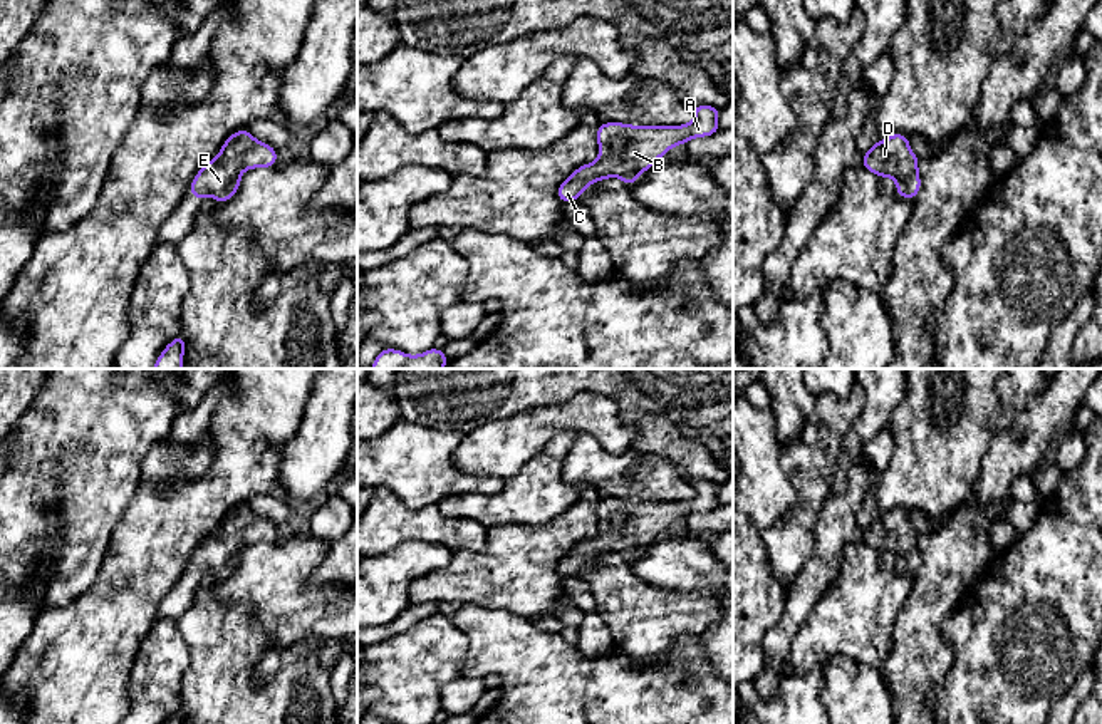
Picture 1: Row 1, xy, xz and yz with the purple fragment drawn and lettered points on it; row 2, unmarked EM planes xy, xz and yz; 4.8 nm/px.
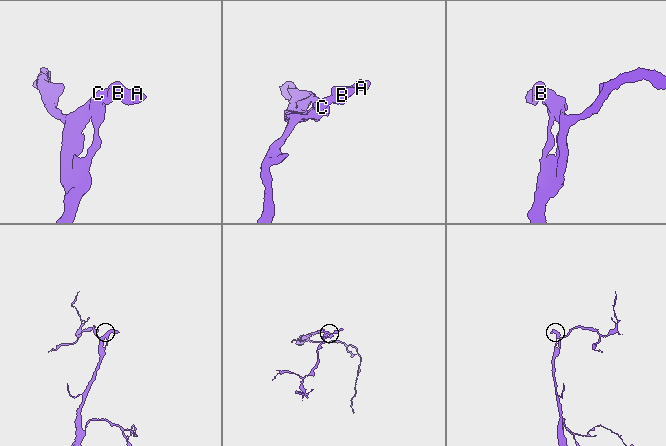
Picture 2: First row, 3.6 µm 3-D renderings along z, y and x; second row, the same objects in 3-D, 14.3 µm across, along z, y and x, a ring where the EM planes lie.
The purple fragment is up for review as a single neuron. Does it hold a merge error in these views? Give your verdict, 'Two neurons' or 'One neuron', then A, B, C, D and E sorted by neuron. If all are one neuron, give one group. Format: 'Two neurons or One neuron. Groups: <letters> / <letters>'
One neuron. Groups: A B C D E

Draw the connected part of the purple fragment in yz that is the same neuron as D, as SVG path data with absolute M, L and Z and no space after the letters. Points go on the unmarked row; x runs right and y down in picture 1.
M892 509L881 518L874 518L862 531L862 543L876 551L892 553L901 573L914 575L921 565L917 548L919 533L911 526L904 509Z

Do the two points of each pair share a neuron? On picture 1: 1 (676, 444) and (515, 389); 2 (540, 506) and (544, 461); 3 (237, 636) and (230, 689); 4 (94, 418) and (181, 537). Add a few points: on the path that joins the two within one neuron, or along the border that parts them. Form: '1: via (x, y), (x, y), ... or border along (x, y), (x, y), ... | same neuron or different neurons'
1: via (636, 404), (618, 386), (556, 386) | same neuron
2: via (540, 495), (542, 473) | same neuron
3: via (230, 649), (230, 676) | same neuron
4: border along (141, 480), (123, 517) | different neurons

